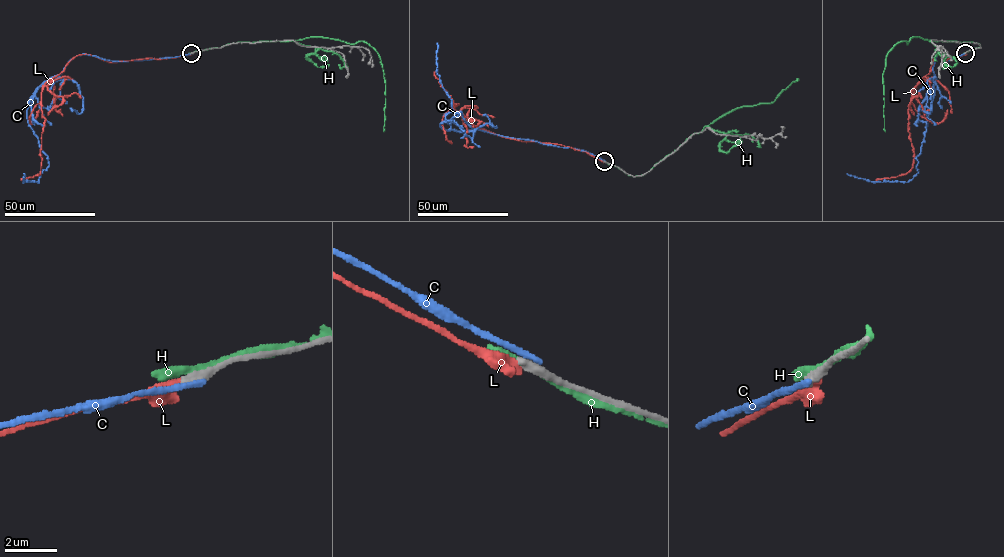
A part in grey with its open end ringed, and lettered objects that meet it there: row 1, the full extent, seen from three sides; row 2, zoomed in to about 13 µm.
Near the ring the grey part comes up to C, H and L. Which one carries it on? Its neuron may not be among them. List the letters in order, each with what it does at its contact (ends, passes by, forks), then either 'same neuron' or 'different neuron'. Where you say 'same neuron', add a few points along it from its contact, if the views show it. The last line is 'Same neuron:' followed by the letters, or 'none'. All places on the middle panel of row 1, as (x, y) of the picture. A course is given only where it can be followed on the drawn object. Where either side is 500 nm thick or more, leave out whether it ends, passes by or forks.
C: it ends; different neuron
H: it passes by; different neuron
L: different neuron
Same neuron: none

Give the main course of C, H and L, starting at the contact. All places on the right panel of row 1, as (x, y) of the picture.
C: (965, 53), (949, 61), (939, 54), (936, 57), (934, 96), (913, 177), (907, 182), (880, 182), (847, 173)
H: (966, 52), (980, 46), (920, 37), (911, 37), (907, 44), (898, 42), (888, 53), (882, 78), (885, 131)
L: (965, 53), (946, 62), (939, 54), (935, 57), (908, 111), (913, 167), (876, 180)

